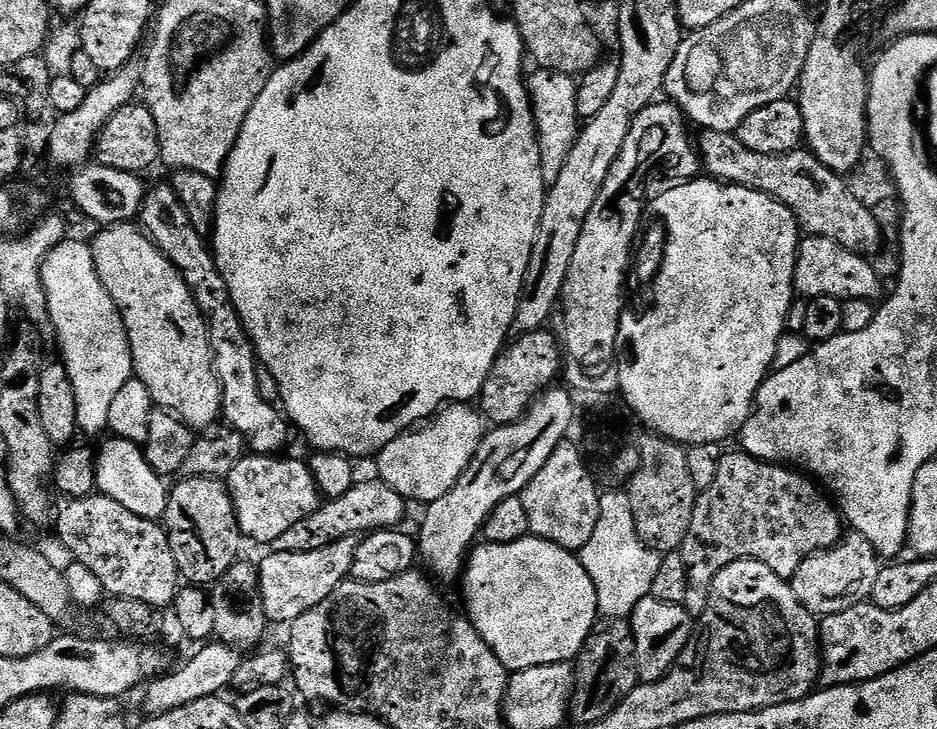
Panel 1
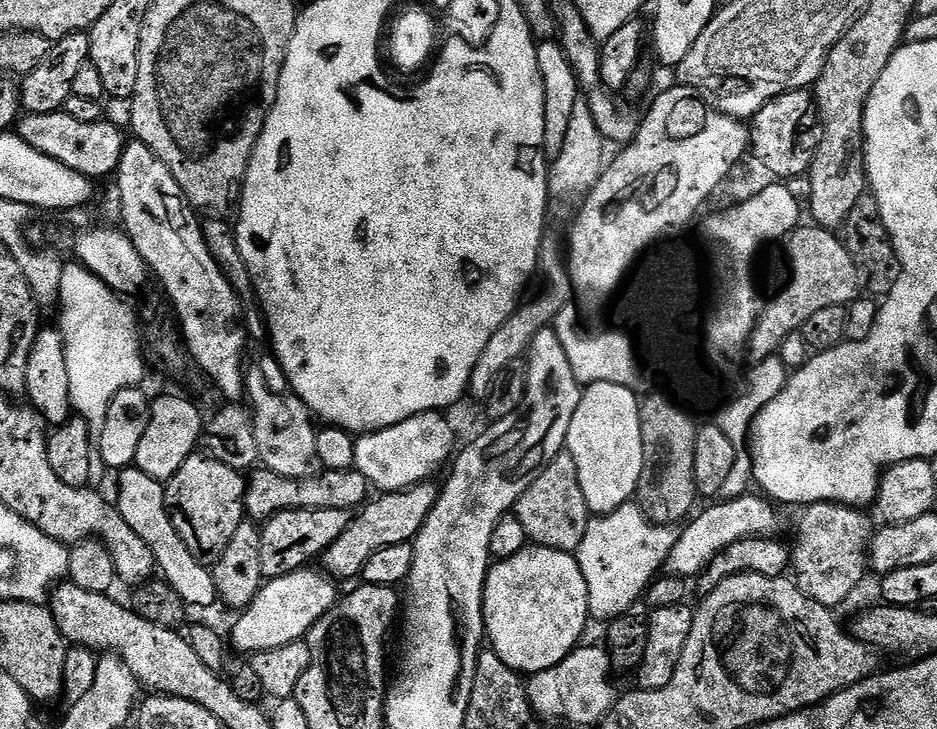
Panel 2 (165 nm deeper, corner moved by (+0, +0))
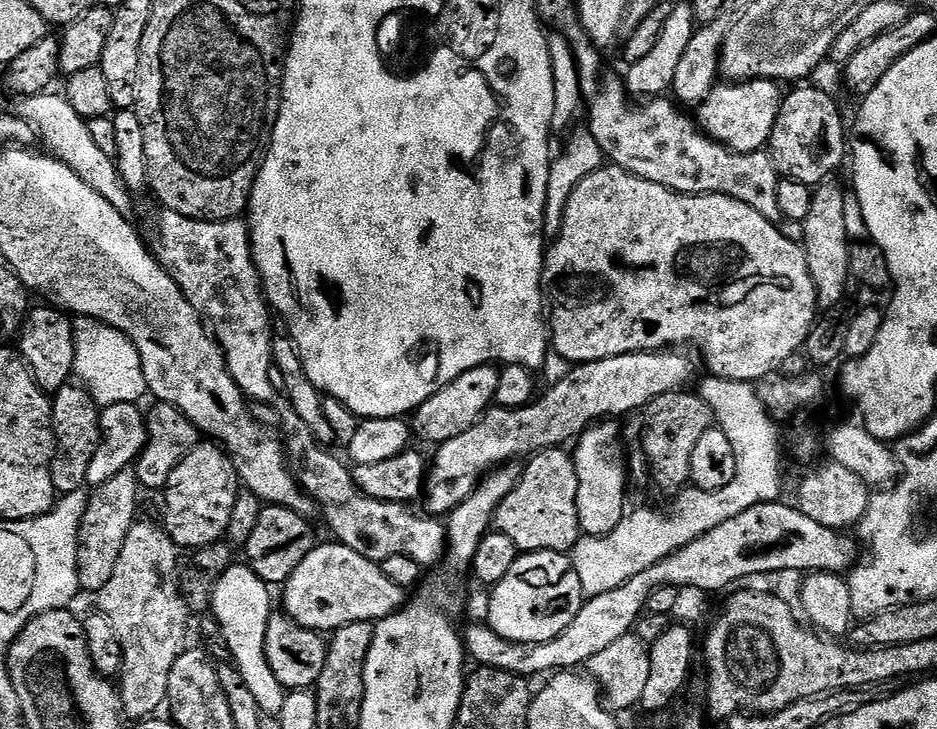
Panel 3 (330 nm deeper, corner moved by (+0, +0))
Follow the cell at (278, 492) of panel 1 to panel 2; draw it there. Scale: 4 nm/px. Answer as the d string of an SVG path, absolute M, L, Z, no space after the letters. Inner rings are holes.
M355 468L334 472L324 470L301 480L282 478L282 474L274 474L267 470L256 470L246 480L244 511L247 519L253 522L269 520L274 514L286 510L346 510L352 512L359 509L369 499L369 496L368 479Z

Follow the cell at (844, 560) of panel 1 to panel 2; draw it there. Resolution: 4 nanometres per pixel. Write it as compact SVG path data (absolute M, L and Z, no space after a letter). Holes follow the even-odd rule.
M831 502L810 504L801 512L796 548L794 544L790 552L790 568L796 571L794 583L802 594L822 607L839 609L839 604L850 599L864 580L866 553L874 535L873 517L859 507Z

